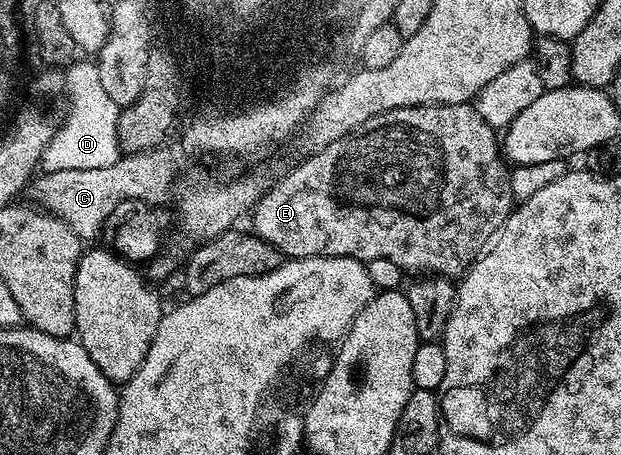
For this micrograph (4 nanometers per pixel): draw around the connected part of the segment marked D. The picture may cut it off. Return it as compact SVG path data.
M90 61L78 62L72 63L64 73L65 94L71 96L71 112L66 113L61 128L44 150L41 166L46 173L109 167L121 156L117 136L121 108L103 88L96 65Z

